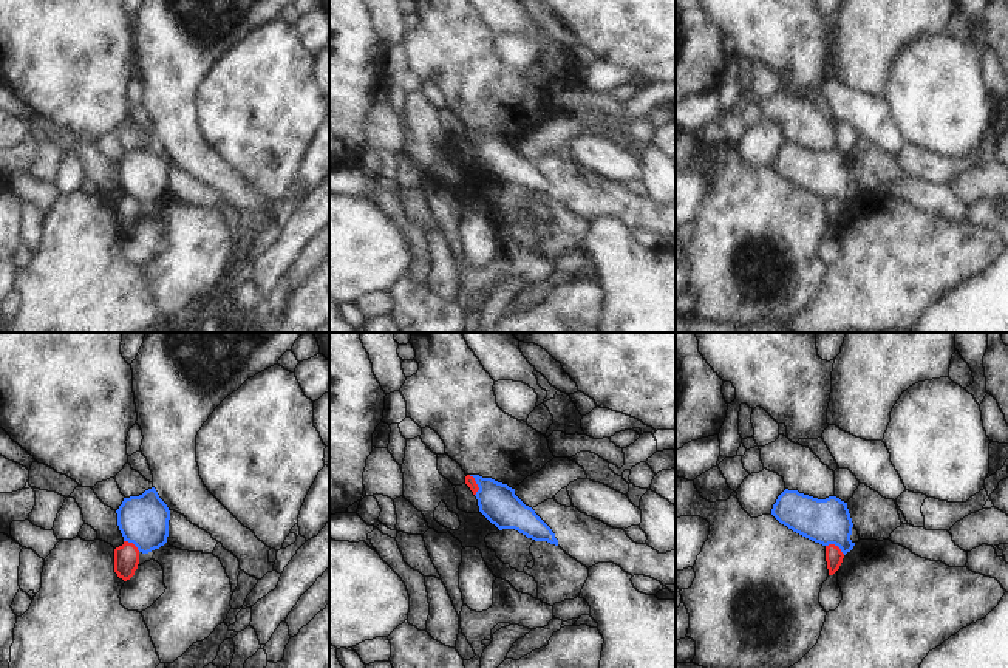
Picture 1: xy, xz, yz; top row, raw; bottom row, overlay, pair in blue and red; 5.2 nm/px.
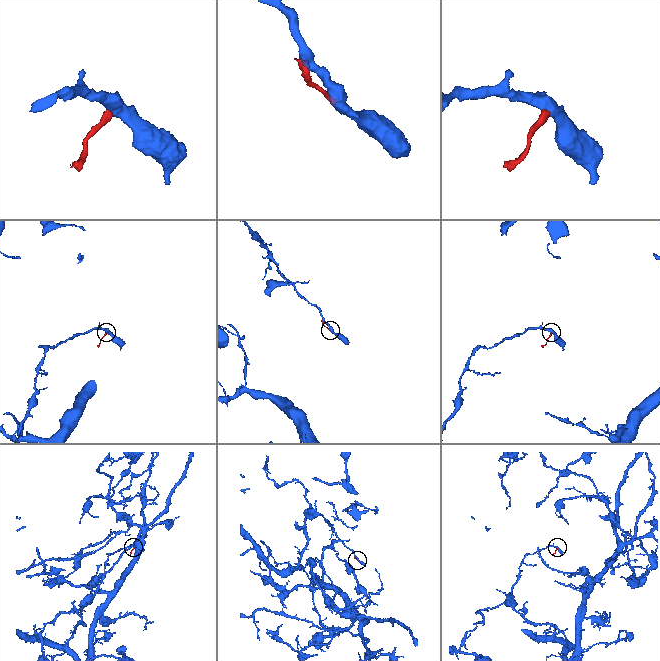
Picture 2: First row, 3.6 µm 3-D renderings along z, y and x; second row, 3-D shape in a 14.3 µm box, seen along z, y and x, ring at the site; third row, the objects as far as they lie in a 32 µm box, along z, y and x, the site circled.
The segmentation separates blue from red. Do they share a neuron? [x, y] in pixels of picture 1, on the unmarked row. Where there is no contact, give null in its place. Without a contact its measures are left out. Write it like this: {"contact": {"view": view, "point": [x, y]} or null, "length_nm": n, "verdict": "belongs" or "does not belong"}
{"contact": {"view": "xz", "point": [476, 136]}, "length_nm": 120, "verdict": "does not belong"}

